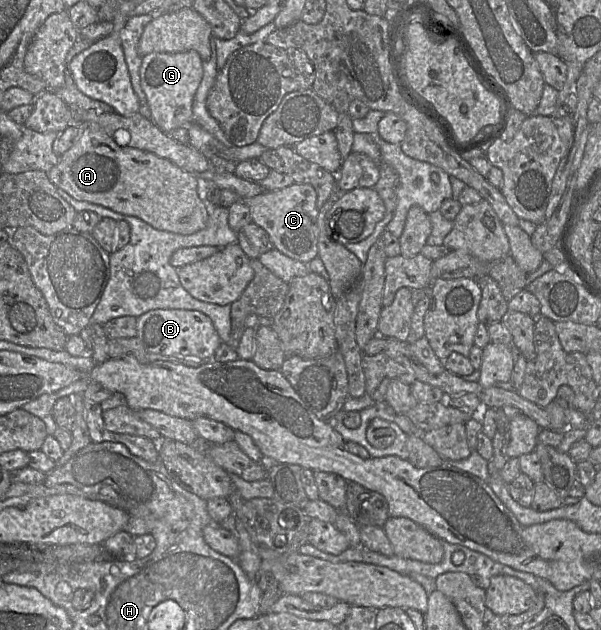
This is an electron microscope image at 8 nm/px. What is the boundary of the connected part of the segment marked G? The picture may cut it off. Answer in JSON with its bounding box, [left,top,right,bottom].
[141,50,203,132]

